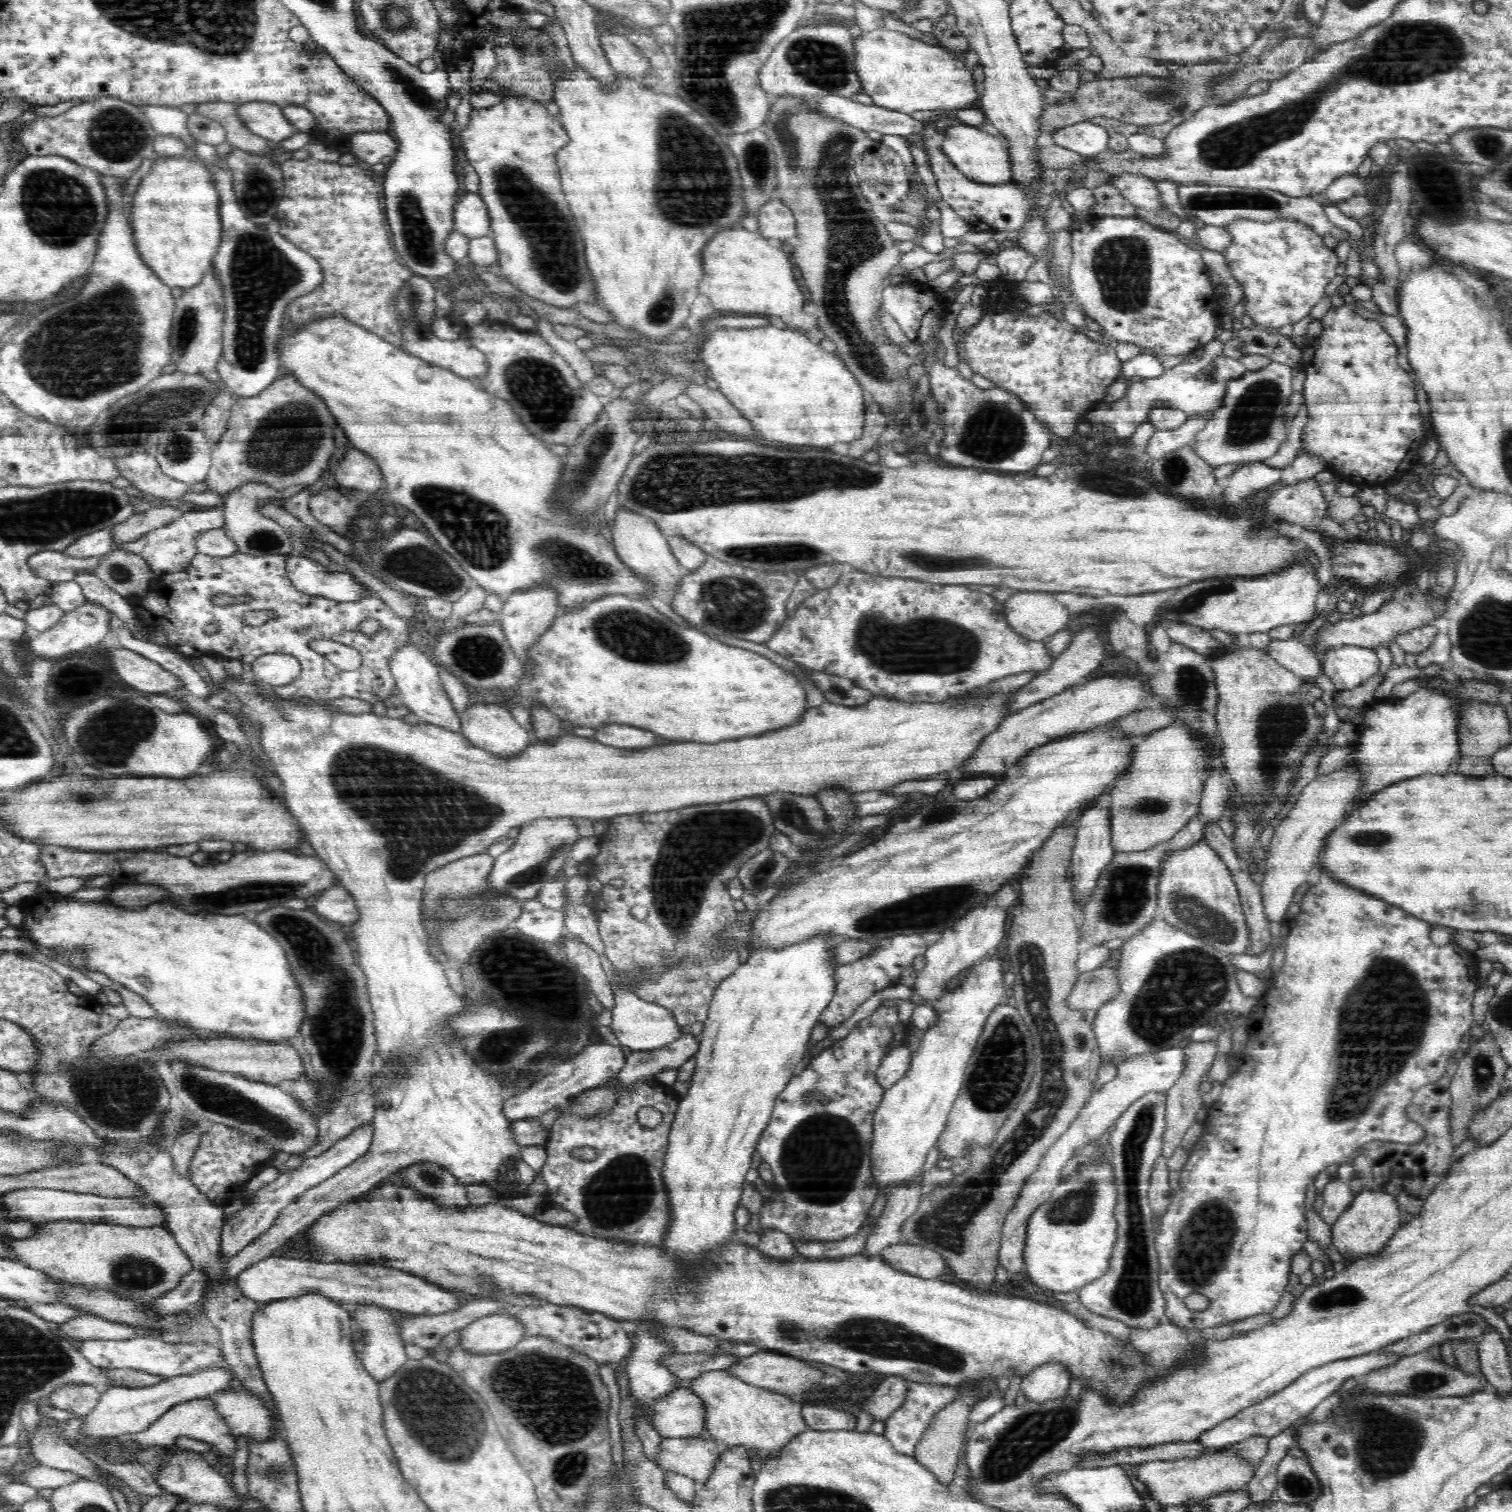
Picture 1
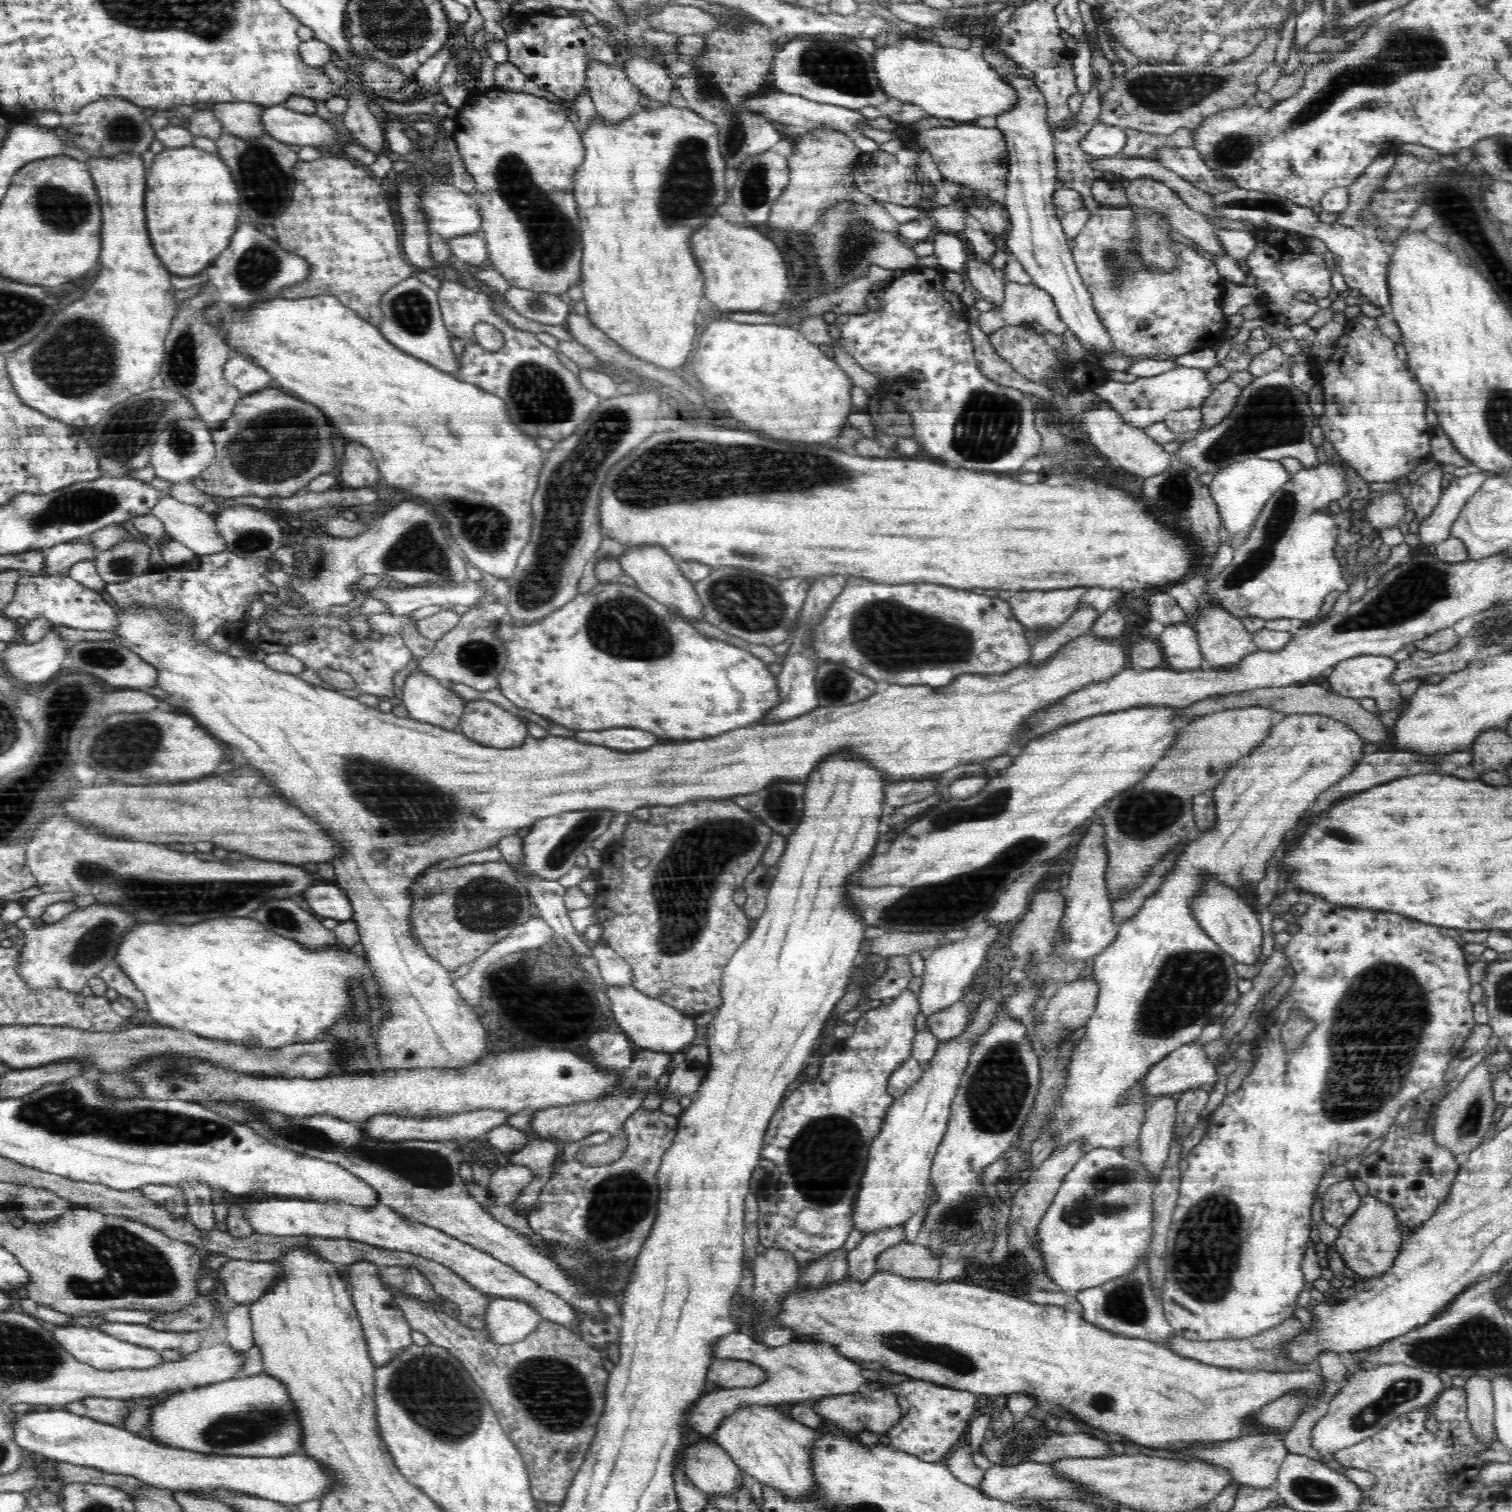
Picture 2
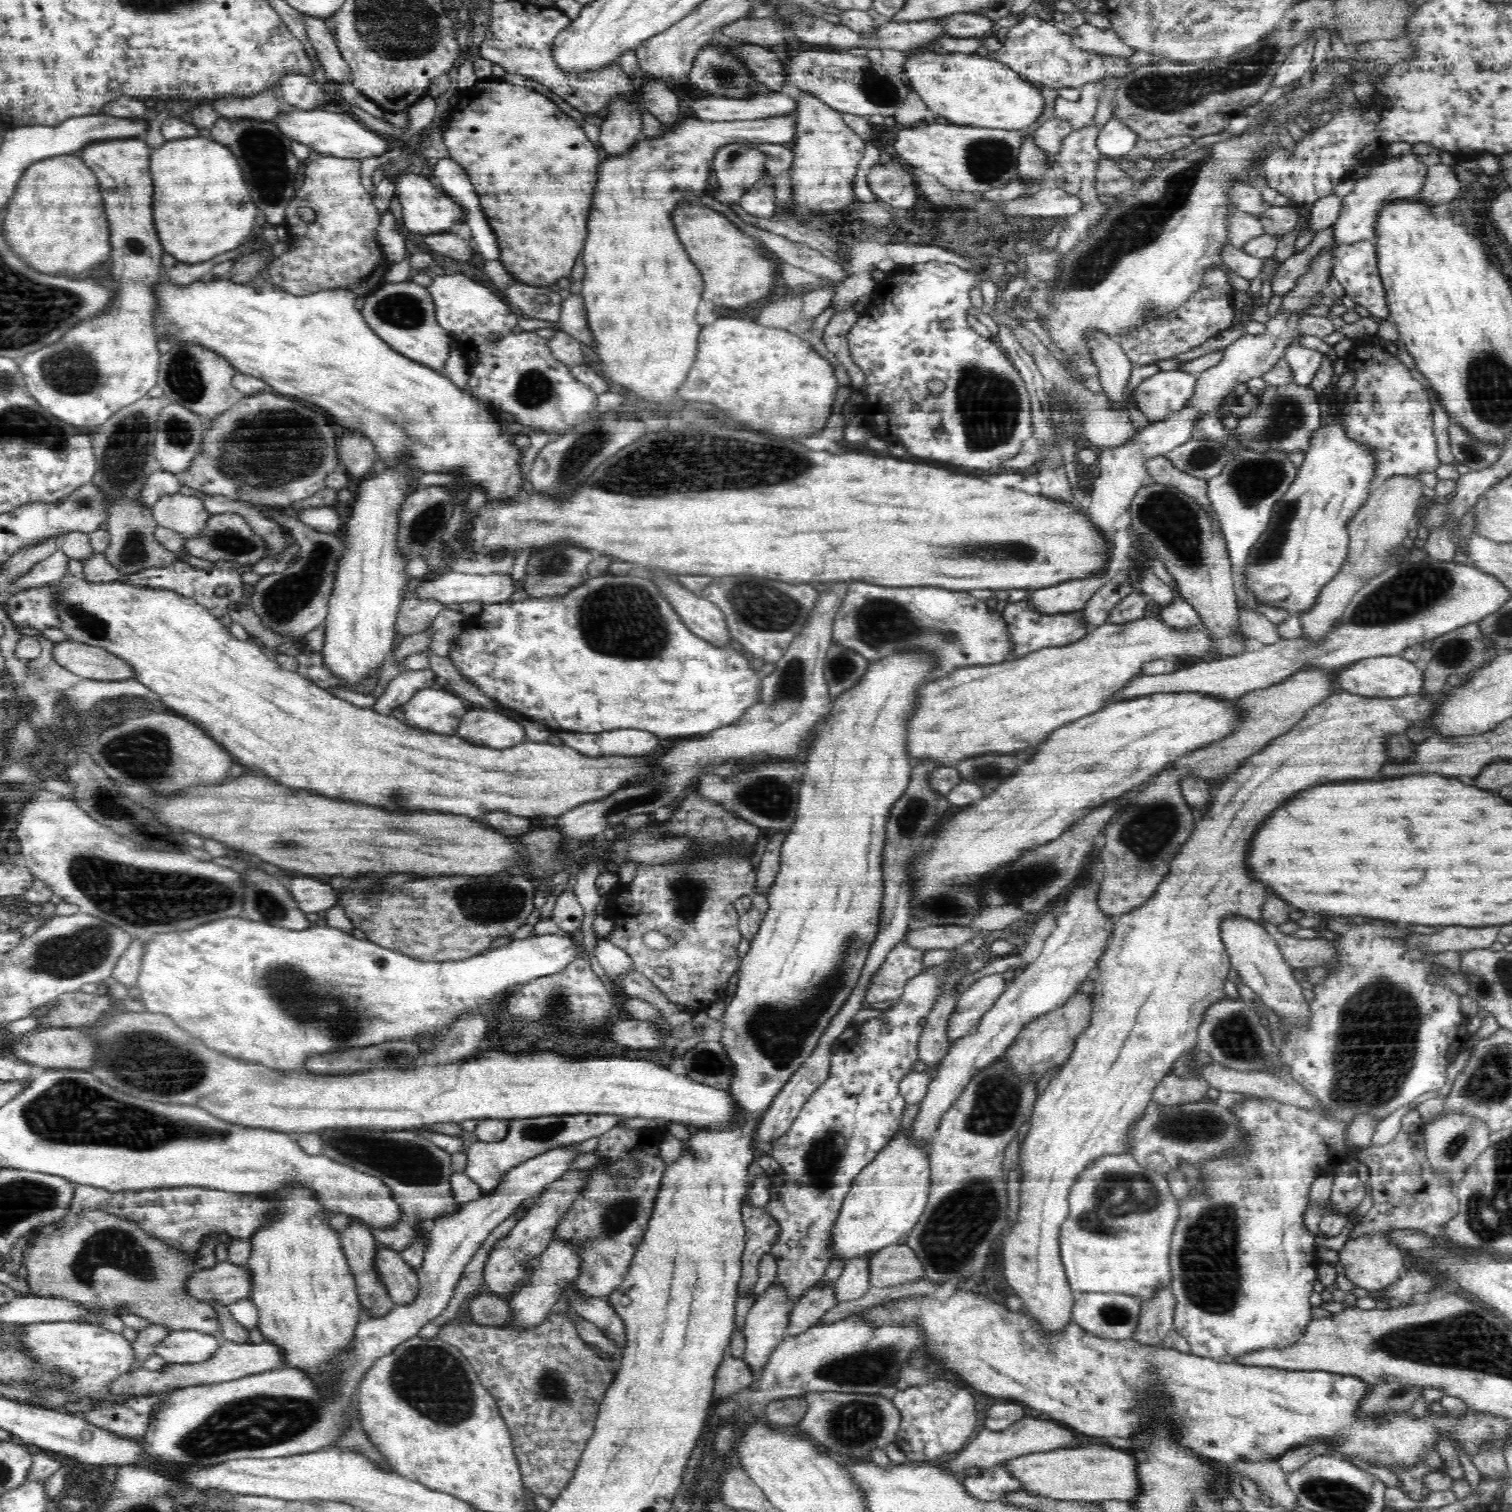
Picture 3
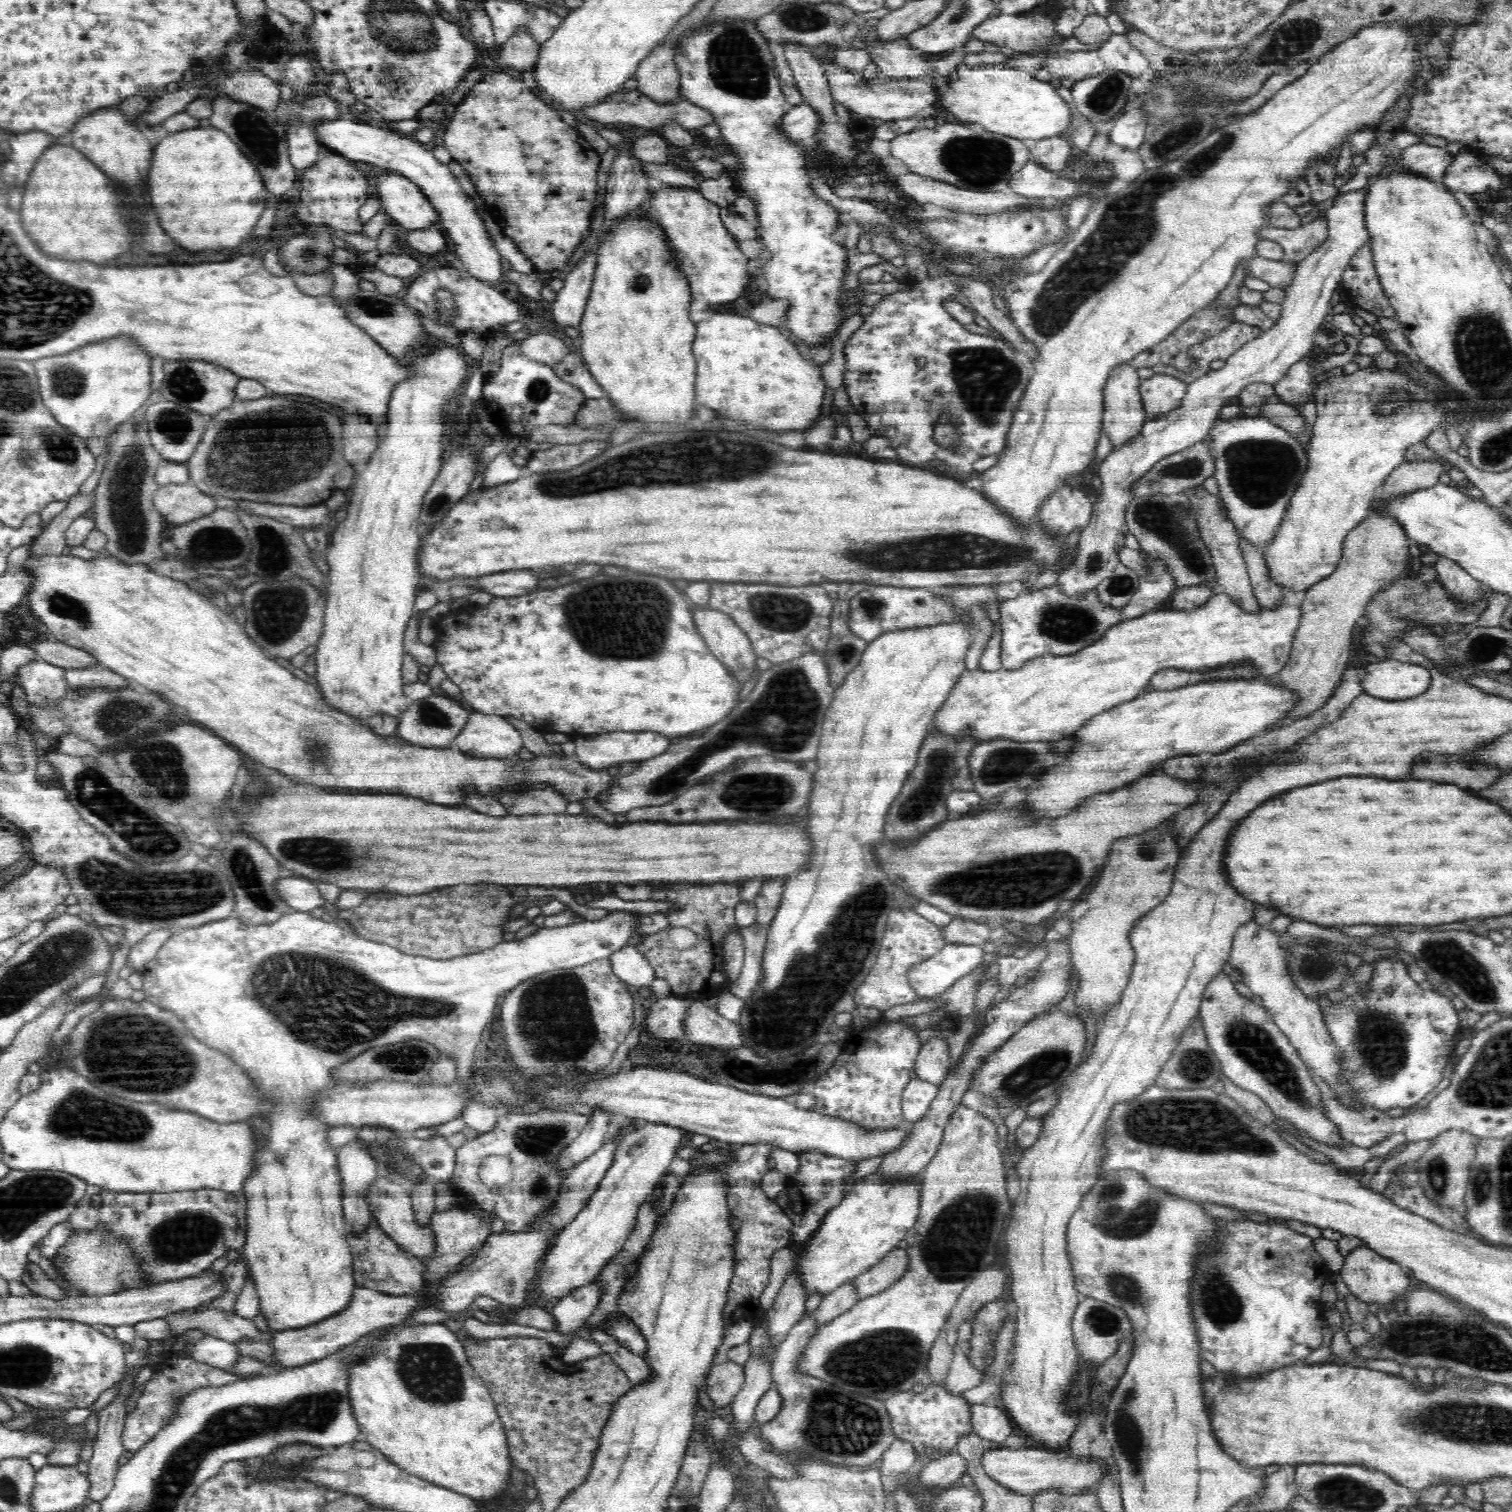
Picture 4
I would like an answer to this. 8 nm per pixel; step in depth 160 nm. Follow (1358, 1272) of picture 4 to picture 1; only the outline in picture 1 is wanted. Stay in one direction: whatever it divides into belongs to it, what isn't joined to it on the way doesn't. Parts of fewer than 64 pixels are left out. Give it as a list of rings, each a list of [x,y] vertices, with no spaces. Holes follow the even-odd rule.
[[[1363,1188],[1353,1197],[1352,1204],[1332,1225],[1332,1246],[1344,1259],[1356,1256],[1357,1253],[1377,1253],[1396,1232],[1400,1224],[1399,1203],[1395,1196],[1378,1189]]]

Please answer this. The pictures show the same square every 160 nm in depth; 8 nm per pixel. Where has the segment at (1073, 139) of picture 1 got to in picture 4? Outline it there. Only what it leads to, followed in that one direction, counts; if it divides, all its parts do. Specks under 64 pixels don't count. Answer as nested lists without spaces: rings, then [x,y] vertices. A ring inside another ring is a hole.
[[[1136,108],[1126,111],[1114,120],[1109,141],[1128,150],[1140,149],[1149,134],[1149,126],[1145,124],[1145,116]]]

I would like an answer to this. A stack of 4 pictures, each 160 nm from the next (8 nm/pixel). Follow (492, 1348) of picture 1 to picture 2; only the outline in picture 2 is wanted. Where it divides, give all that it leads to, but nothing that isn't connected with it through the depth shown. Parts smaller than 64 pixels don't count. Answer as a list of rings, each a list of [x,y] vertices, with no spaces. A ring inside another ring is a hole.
[[[516,1299],[490,1300],[485,1309],[483,1330],[497,1346],[519,1343],[536,1330],[542,1318],[528,1303]]]

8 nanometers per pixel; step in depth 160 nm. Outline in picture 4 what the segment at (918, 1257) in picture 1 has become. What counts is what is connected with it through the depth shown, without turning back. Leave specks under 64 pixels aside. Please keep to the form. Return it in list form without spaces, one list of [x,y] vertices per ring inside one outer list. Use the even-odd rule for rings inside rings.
[[[894,1248],[864,1274],[853,1280],[857,1300],[862,1300],[886,1290],[908,1270],[909,1258],[905,1249]]]

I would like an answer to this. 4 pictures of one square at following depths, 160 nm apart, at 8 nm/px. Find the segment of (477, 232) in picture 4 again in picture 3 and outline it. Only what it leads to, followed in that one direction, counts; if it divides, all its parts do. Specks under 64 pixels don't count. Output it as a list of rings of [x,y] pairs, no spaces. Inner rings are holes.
[[[295,108],[290,110],[288,114],[283,114],[283,111],[278,113],[274,122],[276,122],[278,131],[286,139],[302,142],[302,144],[306,144],[306,146],[325,155],[361,159],[376,158],[388,151],[388,142],[377,132],[364,127],[364,124],[348,111],[334,113],[322,108],[311,111]]]

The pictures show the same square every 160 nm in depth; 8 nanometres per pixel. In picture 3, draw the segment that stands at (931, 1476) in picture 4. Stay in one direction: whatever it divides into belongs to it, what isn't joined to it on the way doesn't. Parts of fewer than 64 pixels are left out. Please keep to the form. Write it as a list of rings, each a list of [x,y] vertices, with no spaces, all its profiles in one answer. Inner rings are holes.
[[[1029,1412],[1027,1415],[1022,1415],[1018,1422],[1014,1422],[1006,1430],[1000,1430],[1000,1432],[992,1432],[985,1428],[980,1430],[976,1434],[976,1438],[966,1446],[966,1450],[963,1450],[956,1458],[948,1462],[948,1471],[960,1473],[973,1467],[984,1470],[1000,1465],[1002,1462],[1012,1458],[1020,1458],[1020,1456],[1034,1454],[1034,1452],[1070,1448],[1072,1444],[1080,1445],[1080,1440],[1076,1439],[1070,1428],[1056,1425],[1051,1421],[1042,1421]]]

